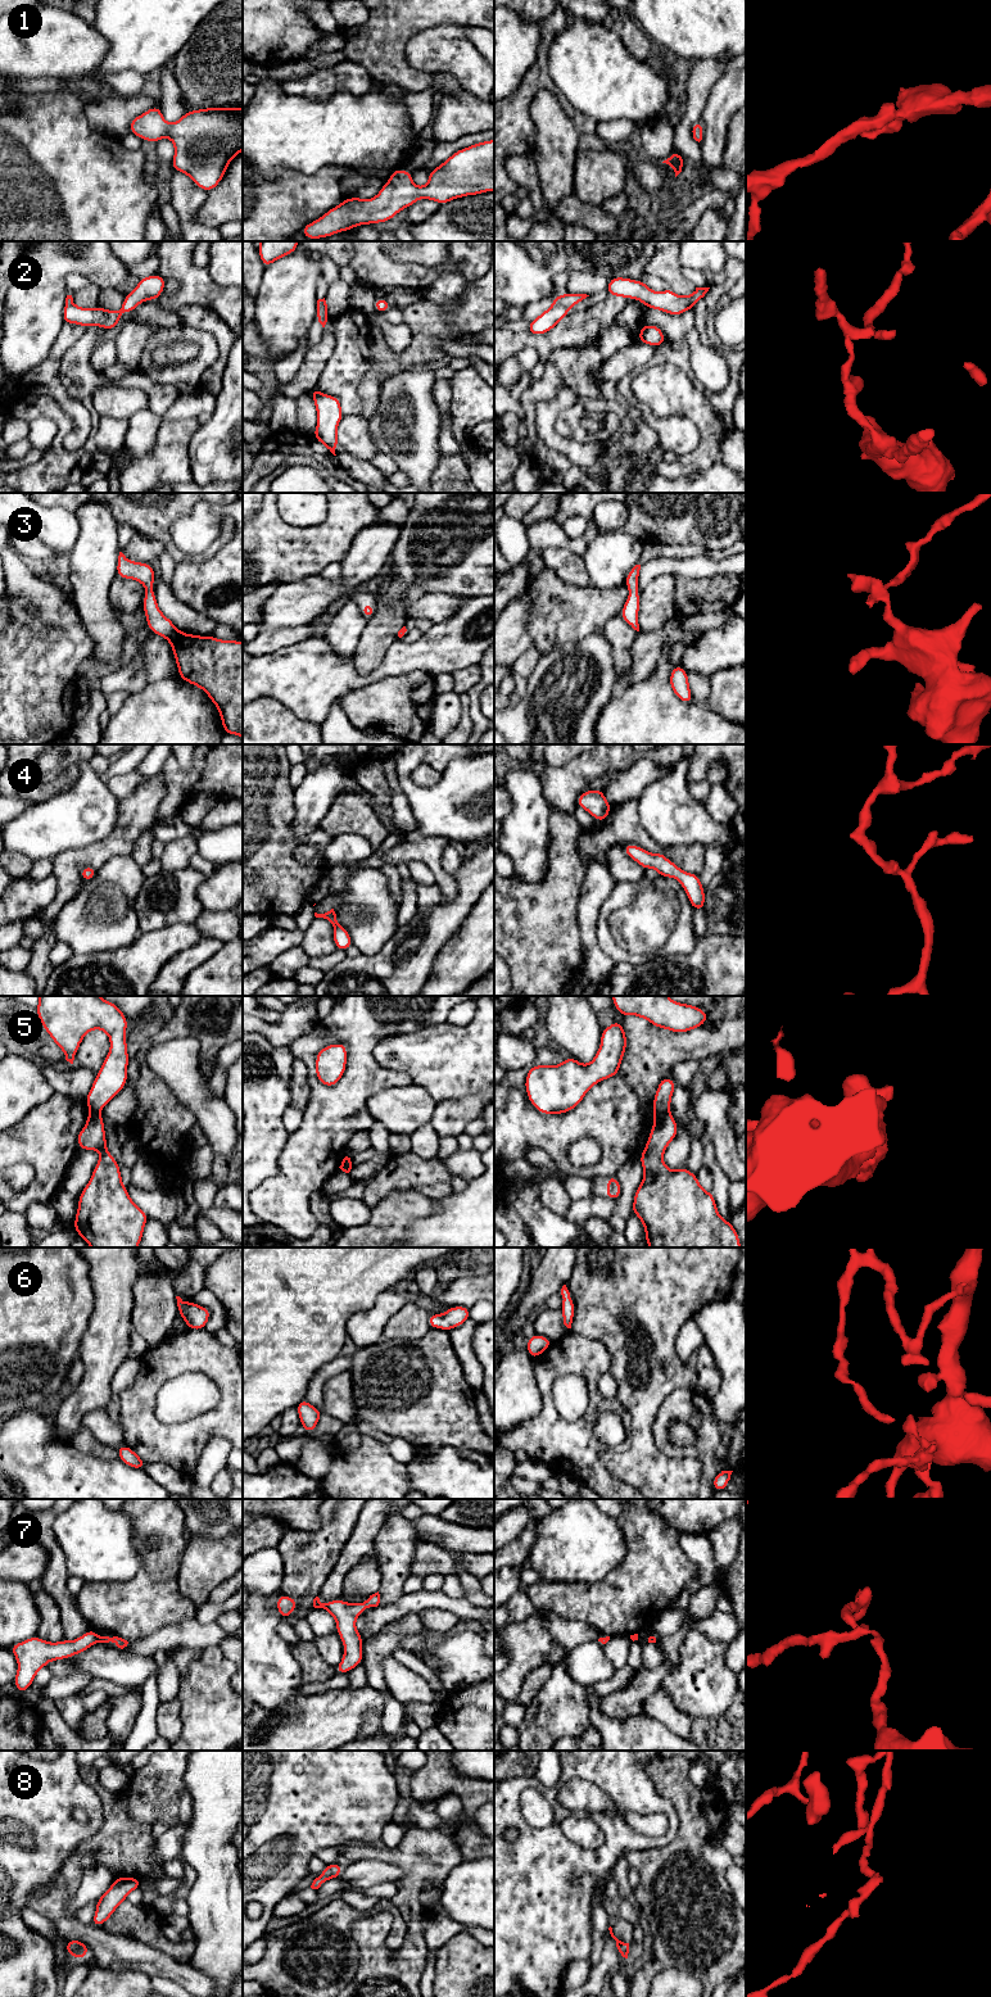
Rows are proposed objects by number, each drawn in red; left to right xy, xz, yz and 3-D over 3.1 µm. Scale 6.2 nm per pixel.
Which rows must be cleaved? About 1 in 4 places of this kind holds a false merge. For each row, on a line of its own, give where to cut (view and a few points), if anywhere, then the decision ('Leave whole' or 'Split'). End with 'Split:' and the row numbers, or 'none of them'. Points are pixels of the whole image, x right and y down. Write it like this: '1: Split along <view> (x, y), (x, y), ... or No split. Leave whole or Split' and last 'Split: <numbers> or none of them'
1: No split. Leave whole
2: Split along yz (553, 302), (568, 308). Split
3: No split. Leave whole
4: No split. Leave whole
5: Split along yz (668, 1112), (655, 1115). Split
6: No split. Leave whole
7: No split. Leave whole
8: No split. Leave whole
Split: 2, 5

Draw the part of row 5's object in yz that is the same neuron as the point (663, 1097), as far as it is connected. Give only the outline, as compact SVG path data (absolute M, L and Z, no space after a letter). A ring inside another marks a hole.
M662 1077L653 1097L652 1110L655 1115L670 1111L671 1096L676 1084L674 1079Z

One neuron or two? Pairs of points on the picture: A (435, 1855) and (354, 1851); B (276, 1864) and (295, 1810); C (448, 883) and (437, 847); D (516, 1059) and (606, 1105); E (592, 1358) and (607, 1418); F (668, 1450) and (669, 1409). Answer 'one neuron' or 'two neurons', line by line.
A: one neuron
B: one neuron
C: one neuron
D: two neurons
E: two neurons
F: one neuron

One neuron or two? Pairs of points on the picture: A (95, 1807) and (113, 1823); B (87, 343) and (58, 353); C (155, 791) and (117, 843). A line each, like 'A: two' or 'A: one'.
A: two
B: two
C: one

